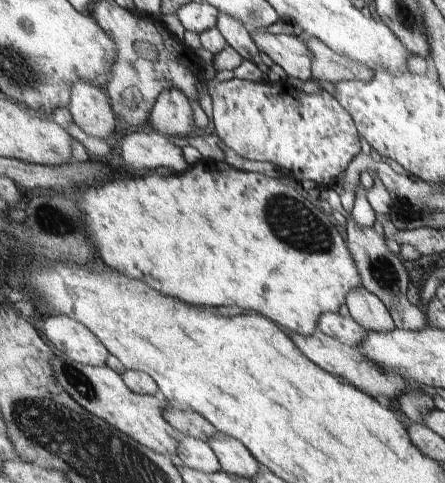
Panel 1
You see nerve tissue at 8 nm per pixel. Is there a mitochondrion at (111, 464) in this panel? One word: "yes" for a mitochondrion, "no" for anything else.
yes

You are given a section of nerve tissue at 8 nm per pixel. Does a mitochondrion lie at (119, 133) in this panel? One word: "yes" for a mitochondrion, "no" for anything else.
no

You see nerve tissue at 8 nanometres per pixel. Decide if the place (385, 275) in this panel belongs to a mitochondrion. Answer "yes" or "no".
yes

